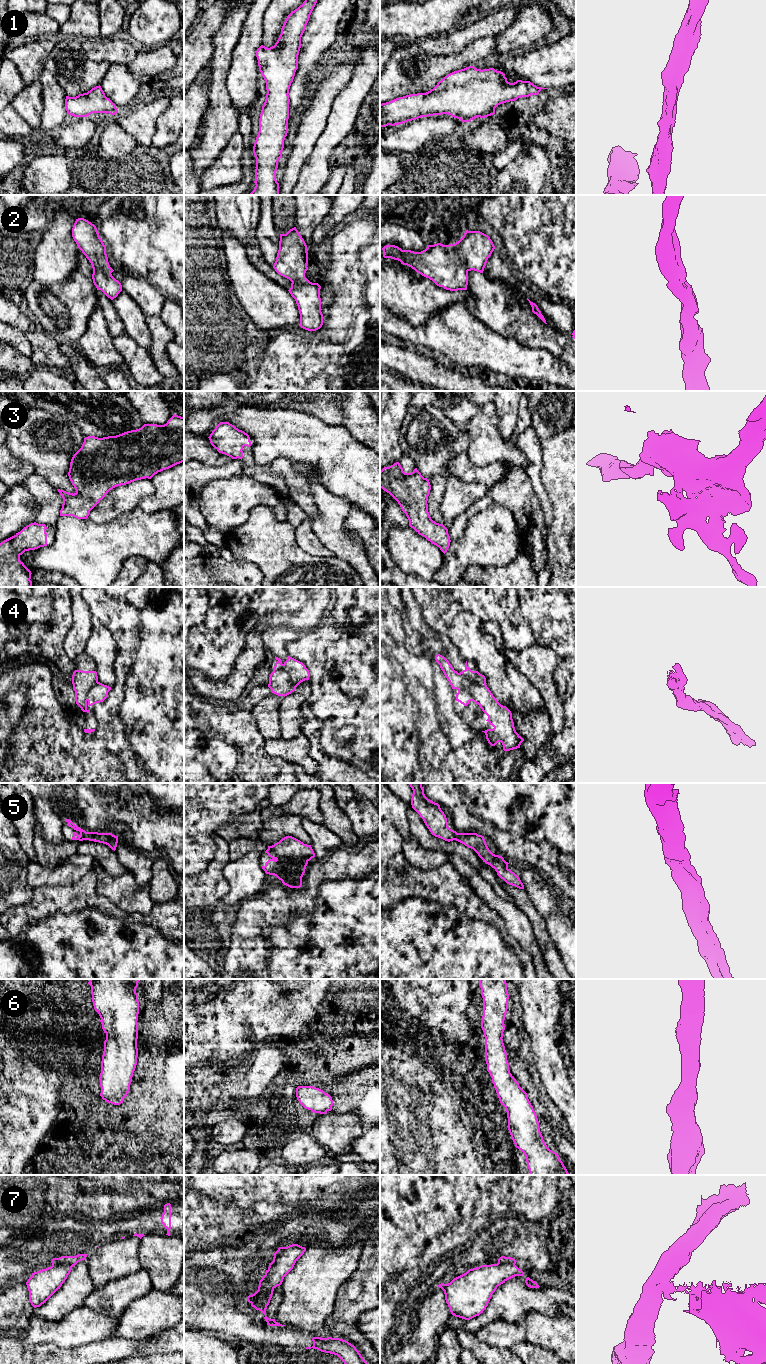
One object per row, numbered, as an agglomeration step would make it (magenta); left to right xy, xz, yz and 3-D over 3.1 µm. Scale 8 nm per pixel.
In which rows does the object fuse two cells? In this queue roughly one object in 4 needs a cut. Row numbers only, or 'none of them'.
4, 7

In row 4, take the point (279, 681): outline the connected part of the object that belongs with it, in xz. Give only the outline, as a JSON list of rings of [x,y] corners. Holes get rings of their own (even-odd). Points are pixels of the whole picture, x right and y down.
[[[276,656],[275,659],[277,662],[273,668],[273,672],[270,674],[268,687],[272,693],[285,697],[293,692],[293,686],[284,664],[281,663],[282,660]]]

